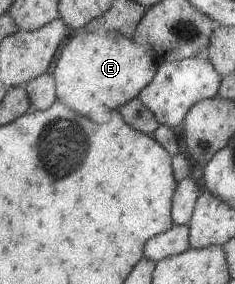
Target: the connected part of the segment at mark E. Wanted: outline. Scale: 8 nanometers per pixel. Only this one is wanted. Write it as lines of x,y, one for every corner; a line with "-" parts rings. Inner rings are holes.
83,28
78,29
76,35
62,47
52,69
56,100
70,107
75,113
90,119
92,123
100,125
104,123
108,113
137,98
138,93
152,81
158,62
156,51
146,43
134,43
132,38
127,39
113,30
88,32

